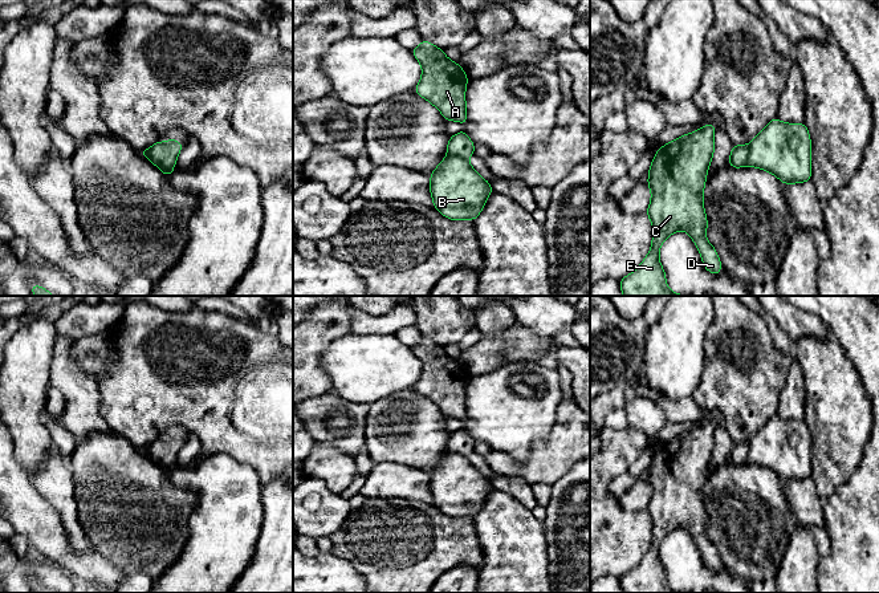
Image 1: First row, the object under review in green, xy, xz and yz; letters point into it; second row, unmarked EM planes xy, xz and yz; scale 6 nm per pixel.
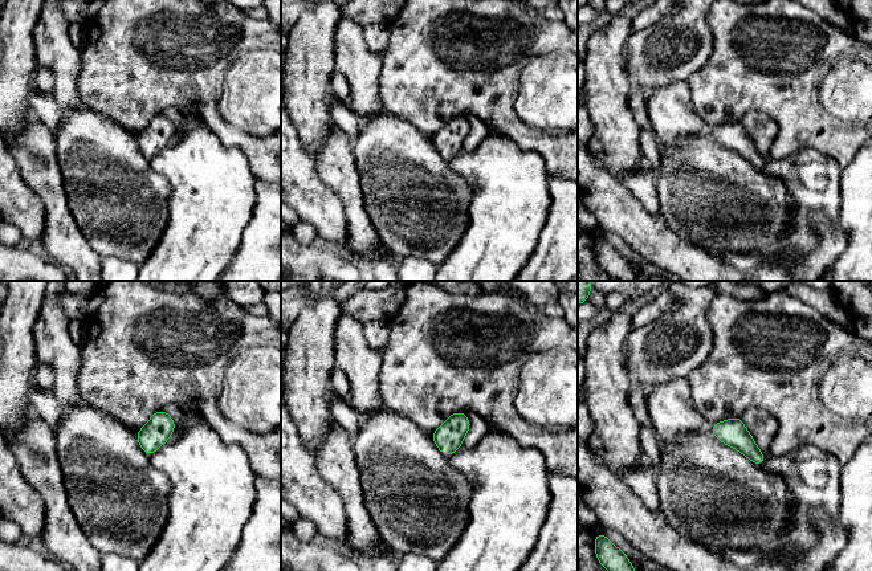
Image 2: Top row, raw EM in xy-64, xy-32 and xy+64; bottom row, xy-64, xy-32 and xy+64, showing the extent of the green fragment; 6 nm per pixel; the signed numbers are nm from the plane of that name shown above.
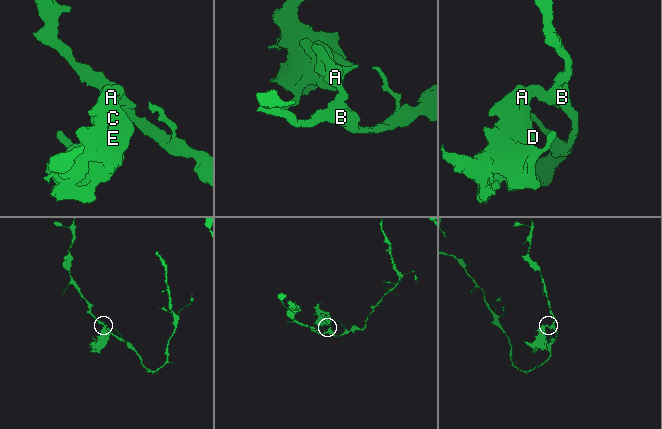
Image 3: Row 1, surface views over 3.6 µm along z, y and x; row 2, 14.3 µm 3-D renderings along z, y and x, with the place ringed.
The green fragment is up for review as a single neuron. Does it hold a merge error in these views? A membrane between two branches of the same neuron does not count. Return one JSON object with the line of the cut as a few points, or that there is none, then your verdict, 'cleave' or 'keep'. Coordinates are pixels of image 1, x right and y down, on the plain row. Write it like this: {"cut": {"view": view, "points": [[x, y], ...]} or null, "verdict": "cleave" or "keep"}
{"cut": {"view": "yz", "points": [[749, 442], [745, 461]]}, "verdict": "cleave"}

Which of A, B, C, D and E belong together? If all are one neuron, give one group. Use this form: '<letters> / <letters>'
A C D E / B

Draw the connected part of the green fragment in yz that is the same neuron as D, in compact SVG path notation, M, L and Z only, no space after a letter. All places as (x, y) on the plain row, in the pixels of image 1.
M707 421L693 430L668 439L656 448L647 470L651 499L646 511L652 520L652 541L639 565L619 578L623 593L688 593L674 590L667 584L666 569L659 557L663 539L680 527L692 535L707 568L717 573L723 566L717 548L705 535L708 519L703 499L707 470L715 448L715 427L715 421Z

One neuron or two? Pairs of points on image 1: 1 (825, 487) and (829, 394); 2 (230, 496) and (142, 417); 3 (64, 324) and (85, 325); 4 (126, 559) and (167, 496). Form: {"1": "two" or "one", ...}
{"1": "one", "2": "two", "3": "one", "4": "one"}

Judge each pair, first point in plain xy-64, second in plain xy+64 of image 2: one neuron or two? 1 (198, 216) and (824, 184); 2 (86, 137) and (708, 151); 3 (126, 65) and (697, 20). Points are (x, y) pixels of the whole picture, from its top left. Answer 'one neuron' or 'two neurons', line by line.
1: one neuron
2: one neuron
3: two neurons

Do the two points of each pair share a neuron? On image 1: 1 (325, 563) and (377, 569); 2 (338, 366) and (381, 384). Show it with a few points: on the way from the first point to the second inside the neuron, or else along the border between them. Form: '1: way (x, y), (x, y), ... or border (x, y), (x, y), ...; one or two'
1: border (332, 552), (345, 559), (365, 579); two
2: way (349, 366), (361, 366), (370, 373); one

